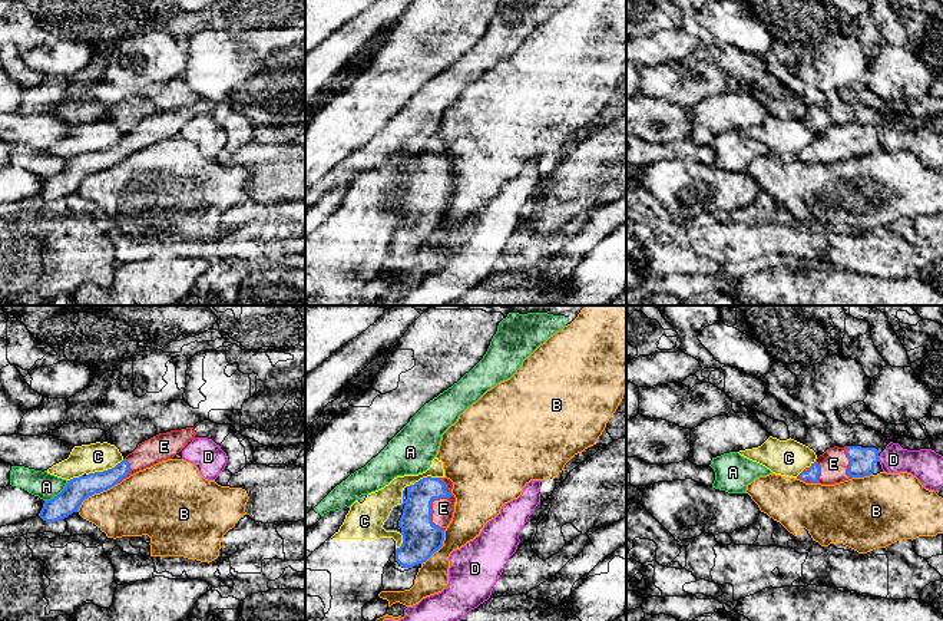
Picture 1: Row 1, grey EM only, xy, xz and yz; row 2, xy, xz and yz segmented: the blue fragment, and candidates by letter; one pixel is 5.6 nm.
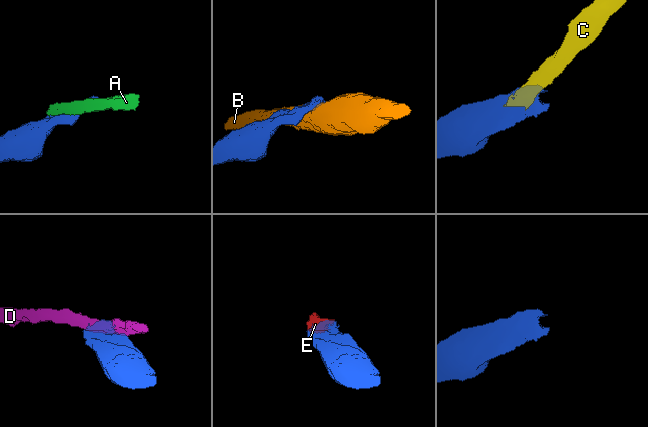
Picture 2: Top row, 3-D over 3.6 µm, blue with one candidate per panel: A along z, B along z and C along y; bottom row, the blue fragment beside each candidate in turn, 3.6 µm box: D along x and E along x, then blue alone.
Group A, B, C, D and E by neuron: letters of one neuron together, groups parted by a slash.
A / B / C / D / E

